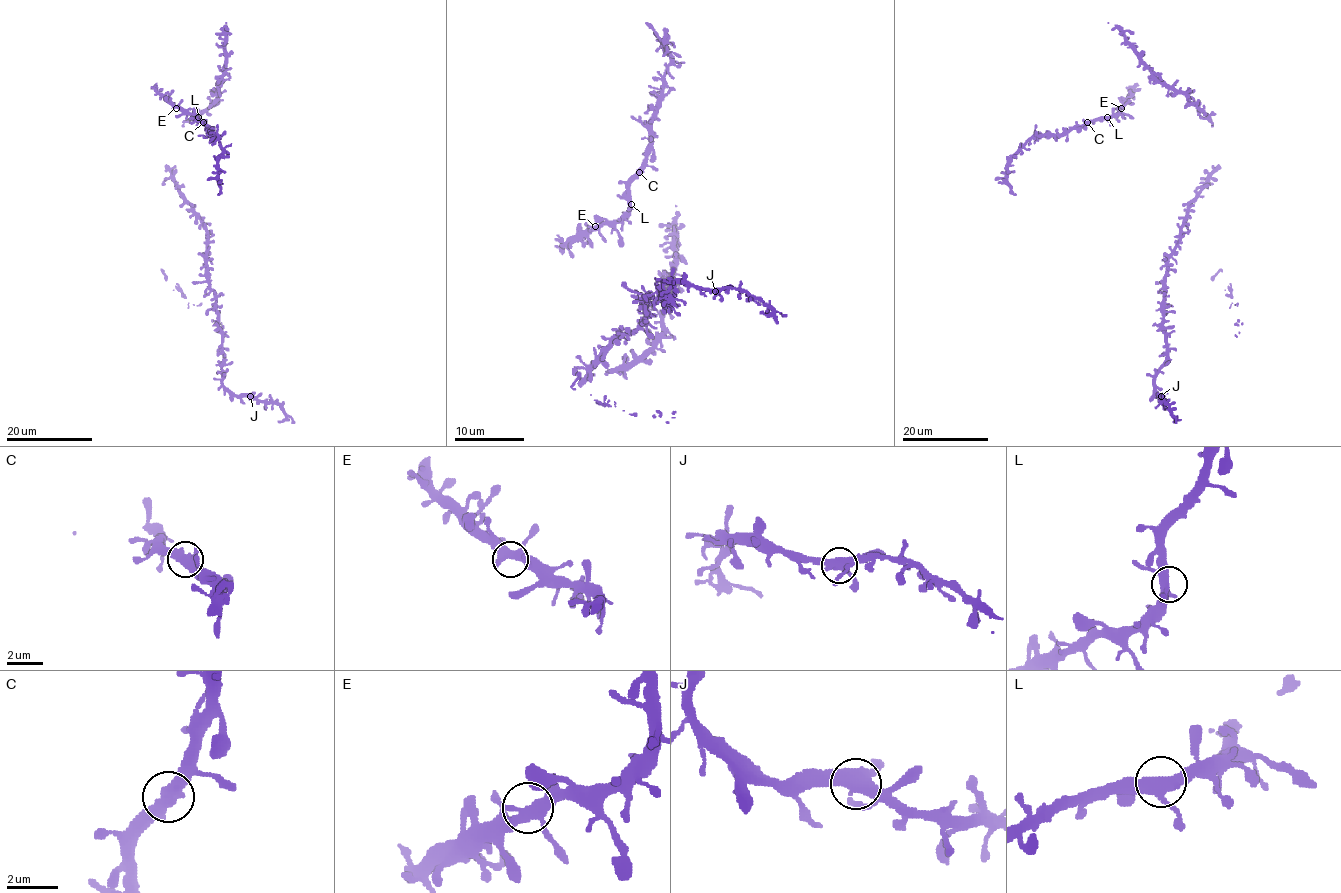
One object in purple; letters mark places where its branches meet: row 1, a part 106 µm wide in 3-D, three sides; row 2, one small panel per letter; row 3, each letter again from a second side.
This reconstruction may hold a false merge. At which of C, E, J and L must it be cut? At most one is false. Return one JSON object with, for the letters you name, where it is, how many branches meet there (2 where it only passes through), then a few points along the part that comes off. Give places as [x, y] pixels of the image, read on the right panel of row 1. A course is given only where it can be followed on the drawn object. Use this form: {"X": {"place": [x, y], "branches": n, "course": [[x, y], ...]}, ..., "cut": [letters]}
{"cut": []}

